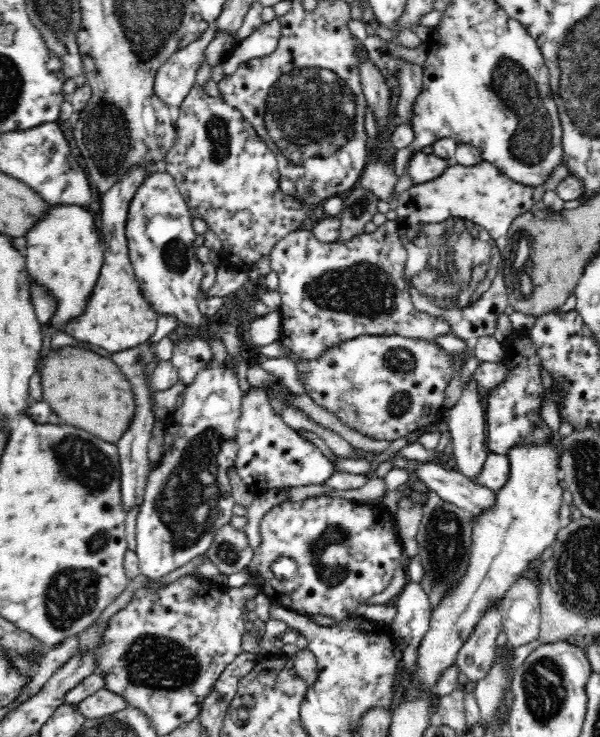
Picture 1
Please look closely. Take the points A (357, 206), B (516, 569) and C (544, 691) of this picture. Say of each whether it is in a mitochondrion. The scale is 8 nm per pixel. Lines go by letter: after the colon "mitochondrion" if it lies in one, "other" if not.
A: mitochondrion
B: other
C: mitochondrion

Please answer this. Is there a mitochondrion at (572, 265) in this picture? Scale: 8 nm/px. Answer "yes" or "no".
no

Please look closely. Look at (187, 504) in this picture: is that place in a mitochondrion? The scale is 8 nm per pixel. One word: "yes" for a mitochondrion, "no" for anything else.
yes

